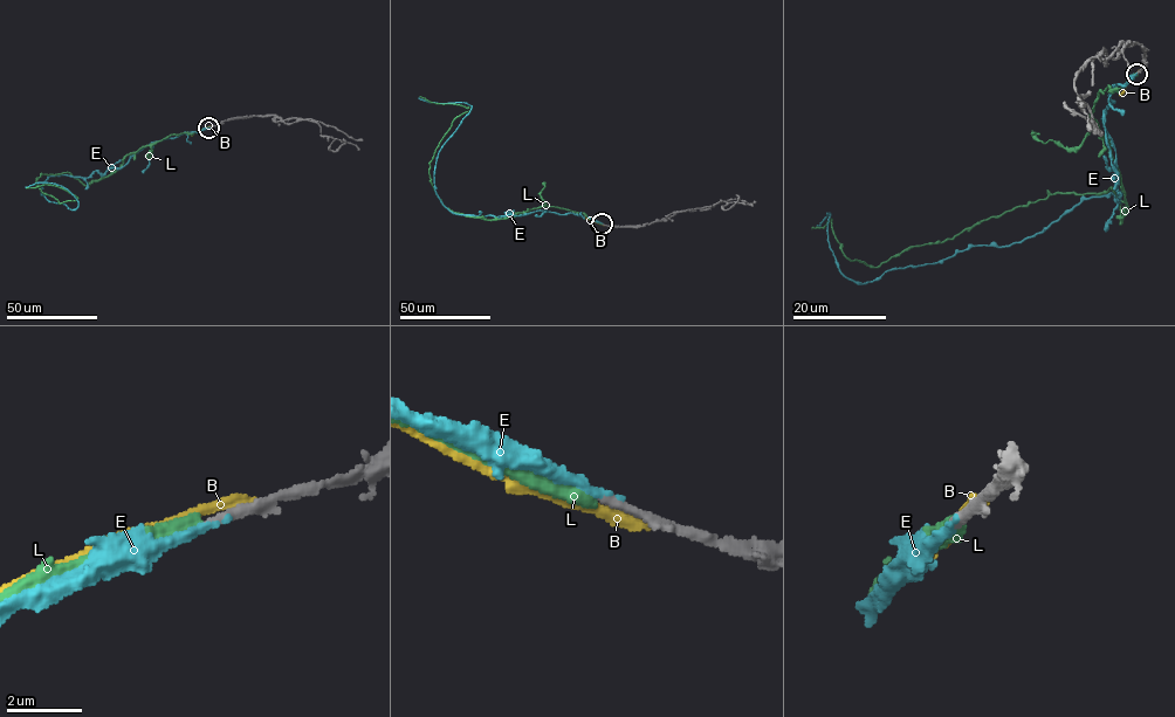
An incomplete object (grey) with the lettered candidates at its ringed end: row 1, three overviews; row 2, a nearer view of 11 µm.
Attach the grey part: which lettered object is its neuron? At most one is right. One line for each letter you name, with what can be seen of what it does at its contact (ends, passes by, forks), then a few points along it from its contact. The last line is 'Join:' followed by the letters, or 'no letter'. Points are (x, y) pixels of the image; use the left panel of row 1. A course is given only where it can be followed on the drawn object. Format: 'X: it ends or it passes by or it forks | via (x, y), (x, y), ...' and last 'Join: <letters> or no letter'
E: it ends | via (208, 126), (152, 142), (103, 173), (50, 176), (41, 195), (75, 209), (77, 201), (60, 185), (25, 187)
Join: E

